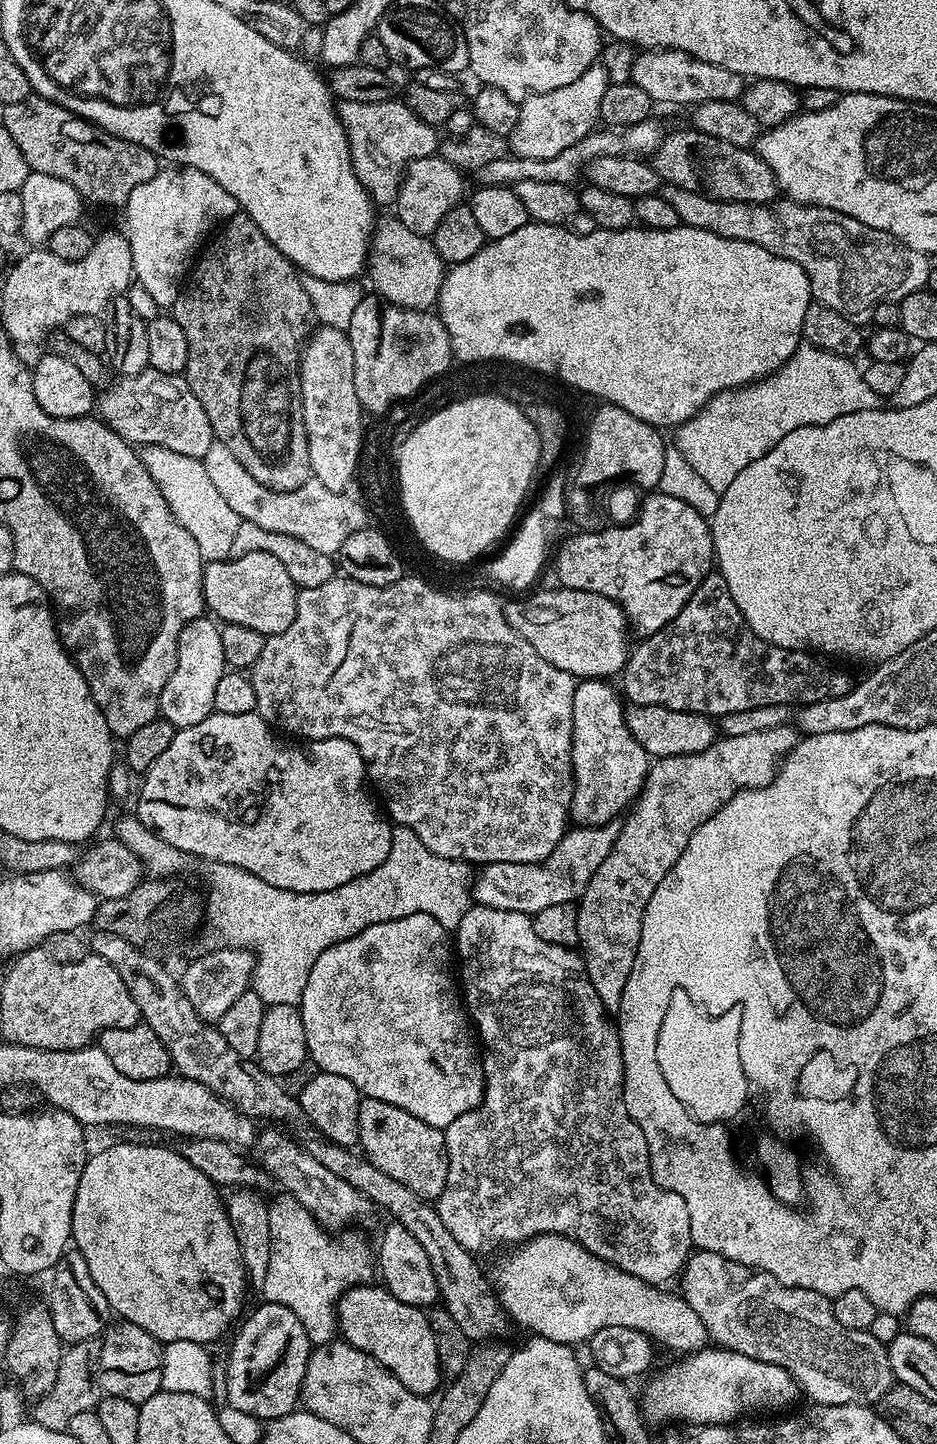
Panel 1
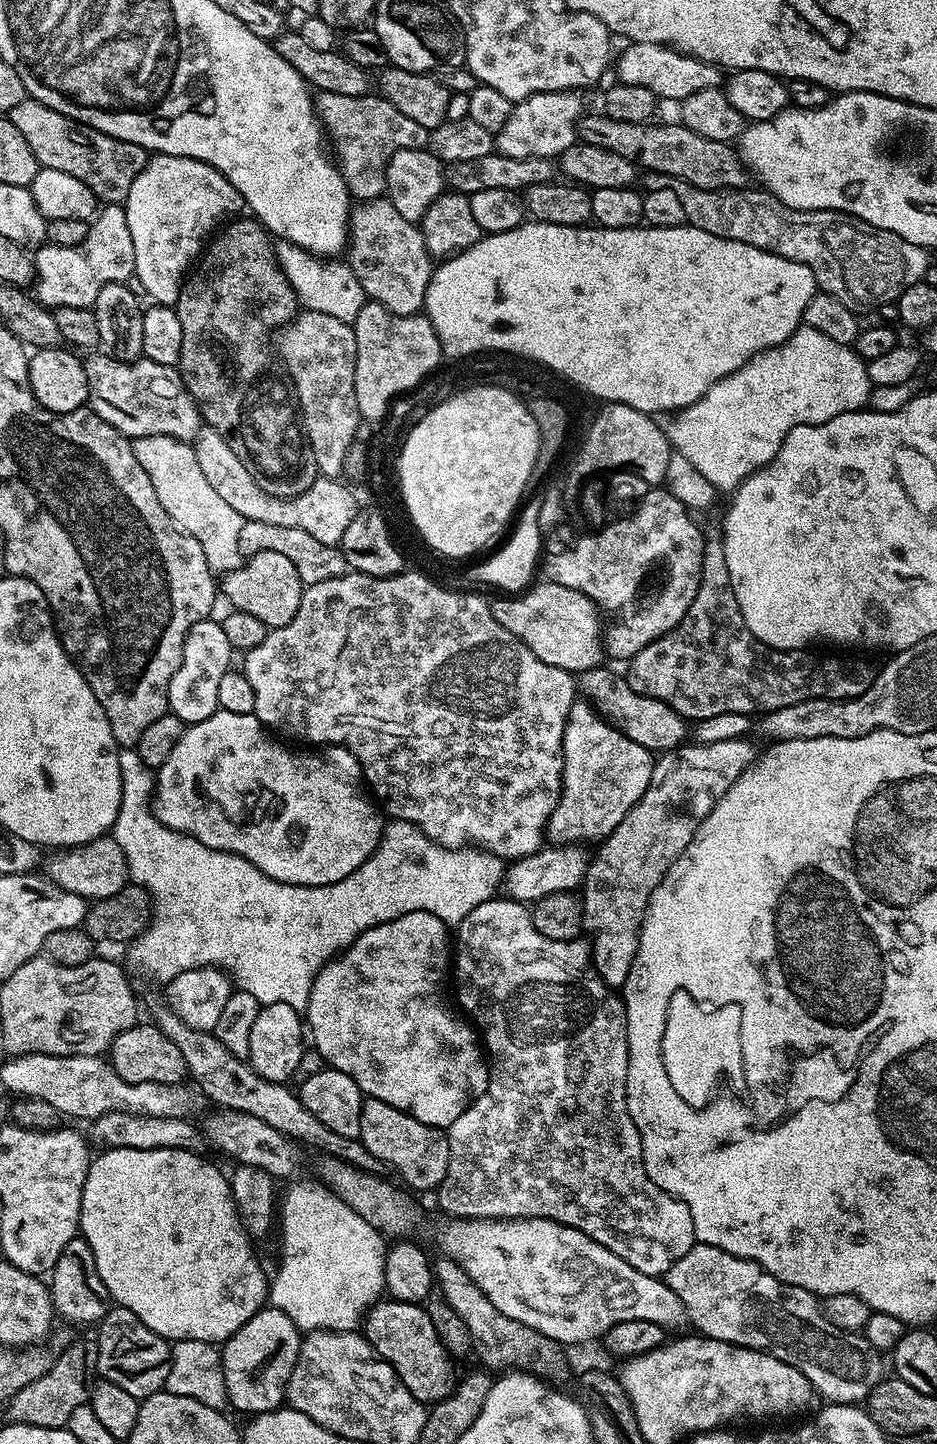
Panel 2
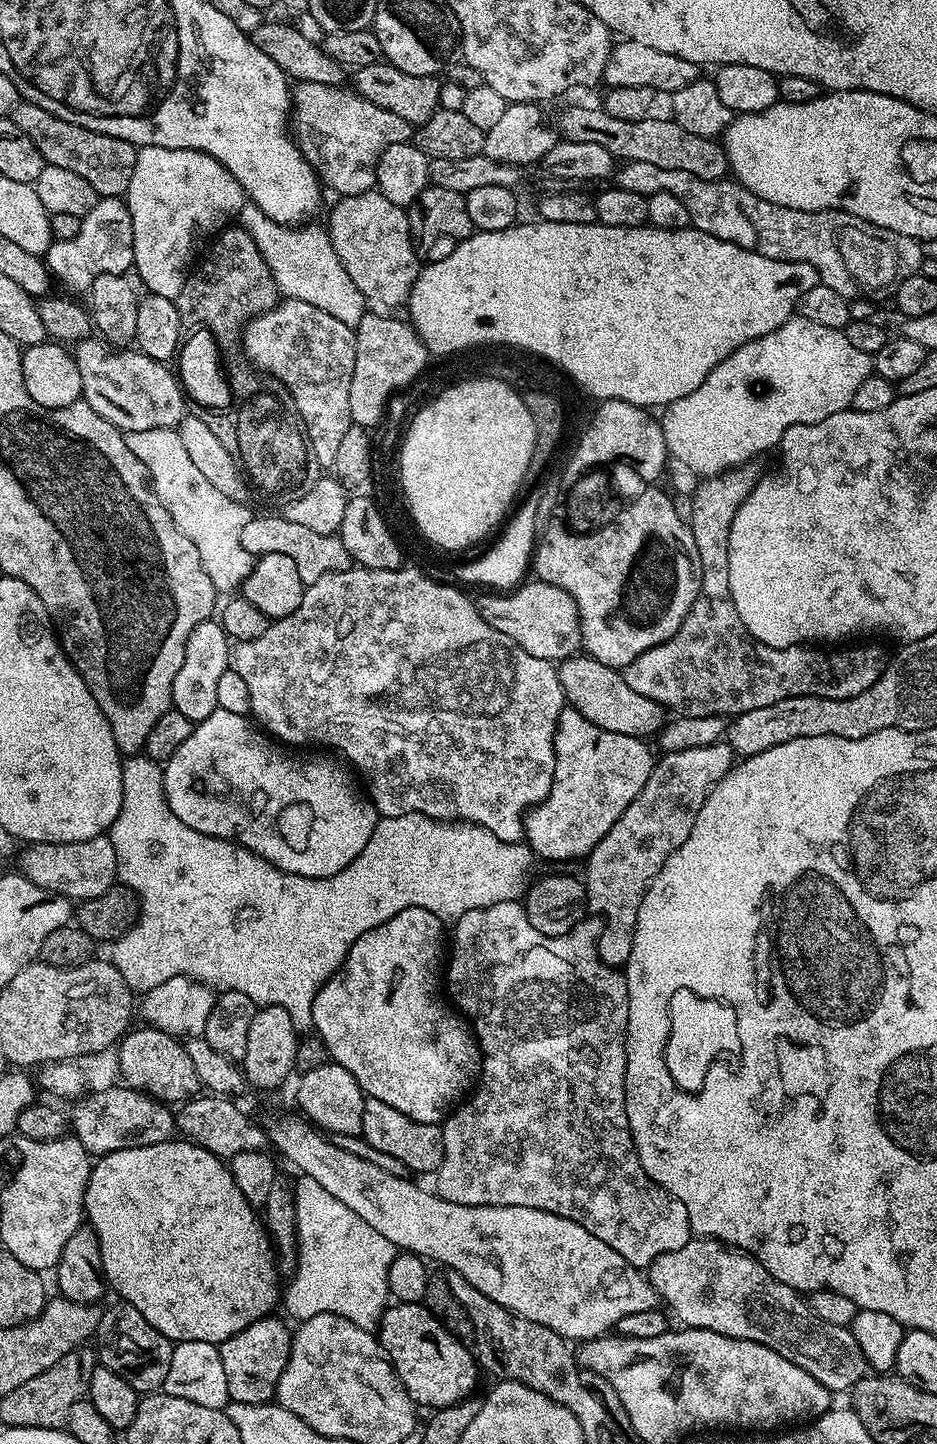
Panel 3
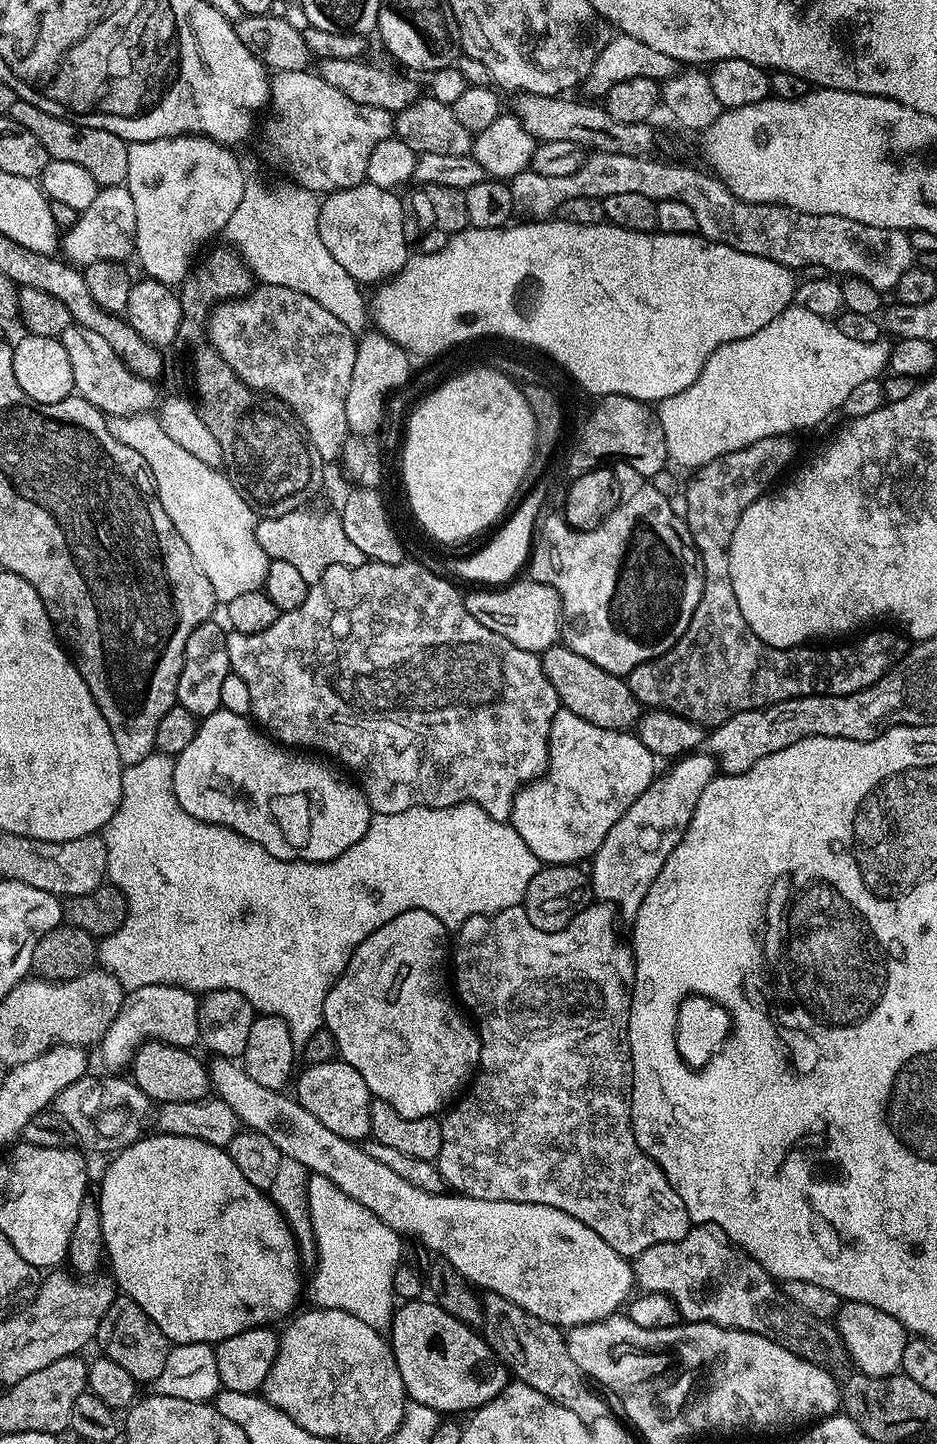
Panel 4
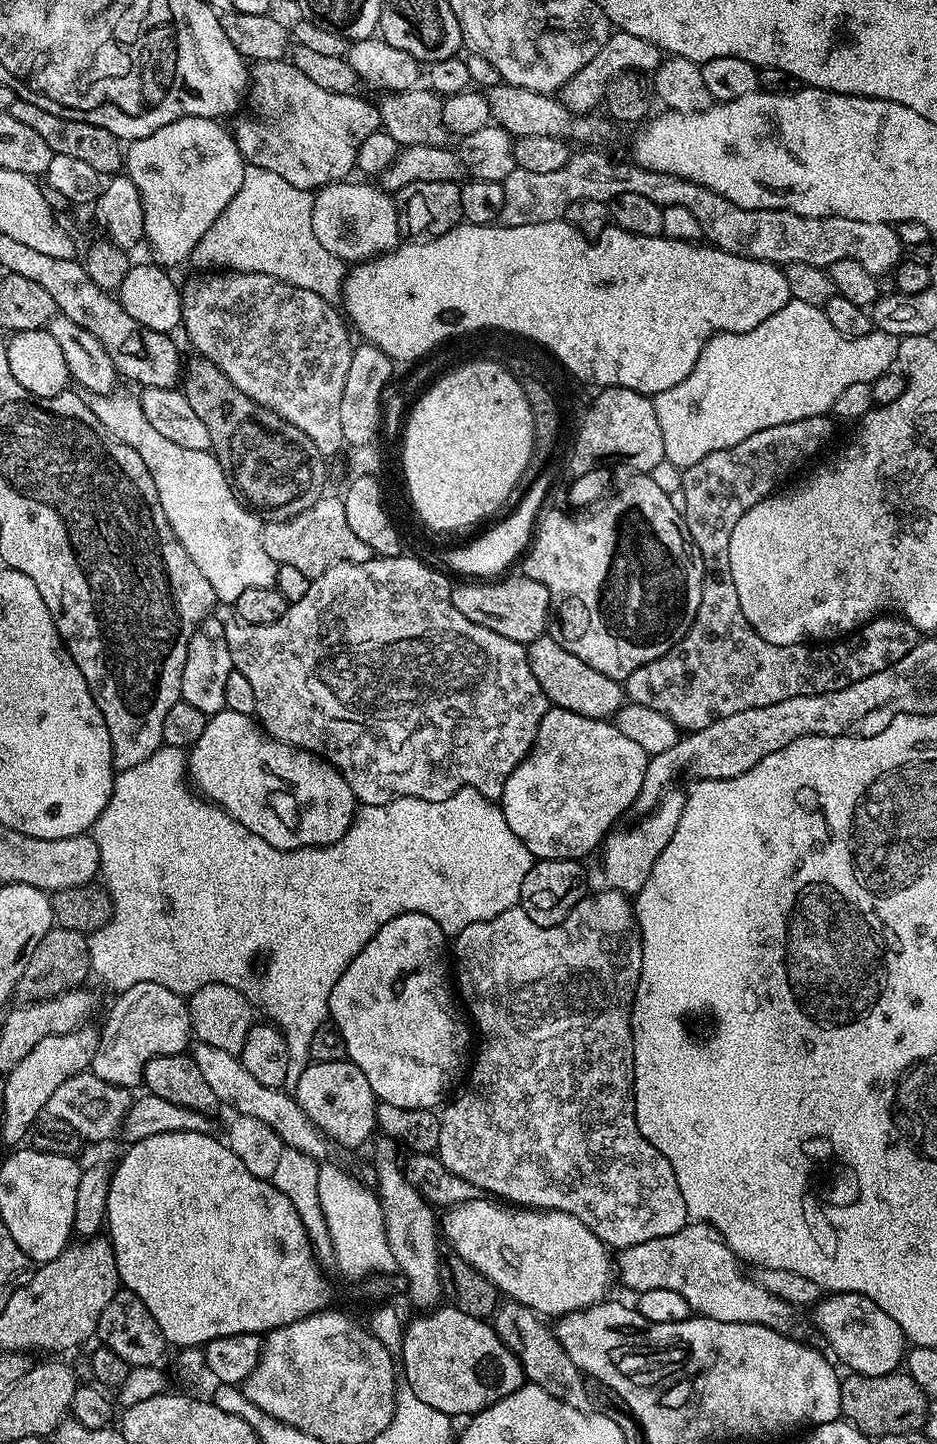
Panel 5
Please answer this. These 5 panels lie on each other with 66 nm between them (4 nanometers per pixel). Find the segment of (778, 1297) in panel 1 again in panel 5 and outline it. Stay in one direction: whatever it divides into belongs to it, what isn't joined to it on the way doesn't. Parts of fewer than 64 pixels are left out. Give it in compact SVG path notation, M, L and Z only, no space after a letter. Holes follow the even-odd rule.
M689 1222L682 1230L674 1234L666 1234L666 1238L650 1238L650 1242L638 1242L629 1248L619 1249L614 1256L614 1272L632 1294L639 1294L646 1290L678 1290L686 1302L690 1302L693 1313L697 1316L709 1316L719 1322L760 1323L771 1330L781 1332L782 1335L804 1338L808 1328L804 1325L801 1313L793 1306L782 1302L782 1298L774 1298L762 1286L758 1286L751 1275L744 1276L745 1269L741 1261L730 1250L724 1241L724 1234L719 1232L713 1224Z

